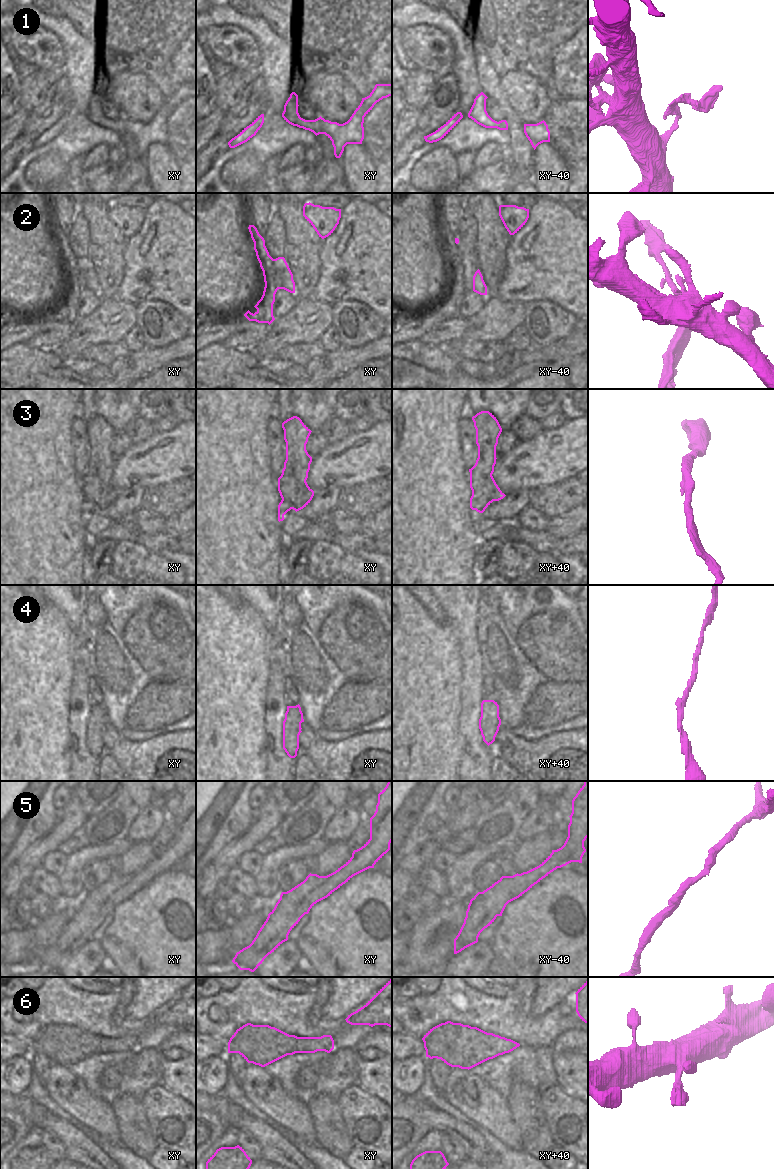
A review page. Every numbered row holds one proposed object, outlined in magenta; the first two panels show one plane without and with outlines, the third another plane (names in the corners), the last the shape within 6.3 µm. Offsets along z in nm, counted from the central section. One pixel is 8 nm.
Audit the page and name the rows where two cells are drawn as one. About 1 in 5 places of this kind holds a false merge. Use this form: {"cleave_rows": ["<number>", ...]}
{"cleave_rows": ["3"]}

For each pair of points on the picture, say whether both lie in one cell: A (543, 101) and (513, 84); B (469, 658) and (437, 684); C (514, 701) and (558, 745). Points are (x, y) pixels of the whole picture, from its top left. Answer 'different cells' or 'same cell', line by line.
A: same cell
B: different cells
C: different cells

